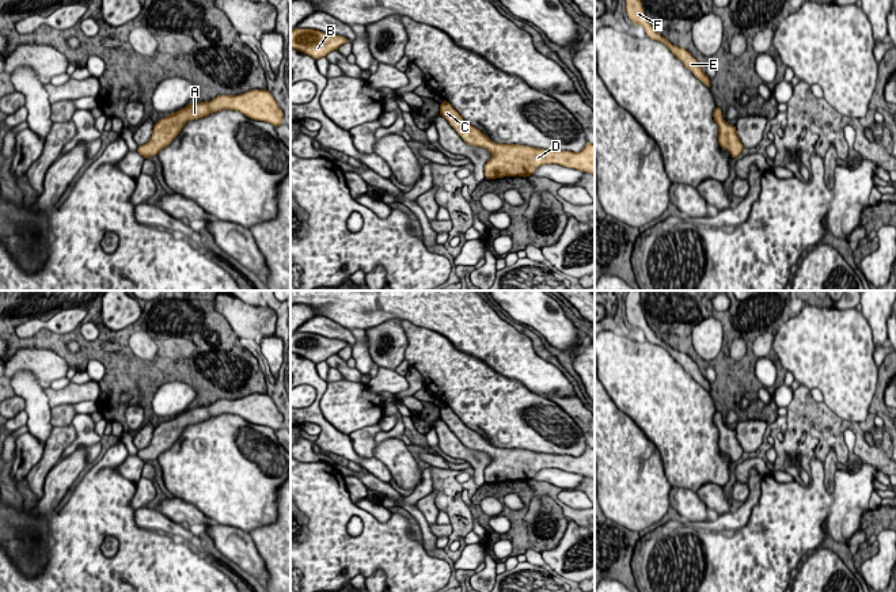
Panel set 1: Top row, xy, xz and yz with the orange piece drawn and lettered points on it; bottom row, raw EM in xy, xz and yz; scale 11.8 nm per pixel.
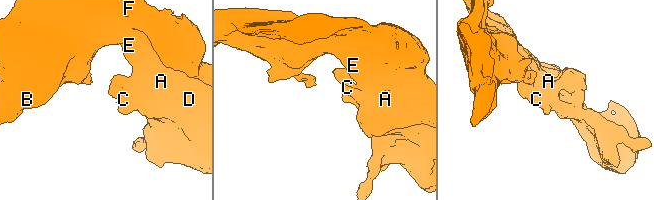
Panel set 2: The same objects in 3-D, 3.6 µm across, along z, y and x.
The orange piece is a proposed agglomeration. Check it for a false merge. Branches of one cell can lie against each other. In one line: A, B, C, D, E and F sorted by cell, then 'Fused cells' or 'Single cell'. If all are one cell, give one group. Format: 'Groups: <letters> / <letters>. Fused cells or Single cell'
Groups: A B C D E F. Single cell

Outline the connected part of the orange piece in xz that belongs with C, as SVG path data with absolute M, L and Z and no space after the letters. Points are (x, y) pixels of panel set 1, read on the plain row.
M447 405L440 409L440 420L449 426L464 447L486 452L491 458L483 473L486 483L516 479L525 482L543 468L559 468L595 478L595 448L586 447L580 456L500 448L491 445L479 433L470 429Z

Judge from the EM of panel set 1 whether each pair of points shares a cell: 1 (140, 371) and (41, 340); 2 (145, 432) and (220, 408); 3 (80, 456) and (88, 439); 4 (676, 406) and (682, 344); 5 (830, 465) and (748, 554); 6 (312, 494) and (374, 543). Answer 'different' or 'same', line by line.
1: same
2: same
3: different
4: different
5: different
6: same

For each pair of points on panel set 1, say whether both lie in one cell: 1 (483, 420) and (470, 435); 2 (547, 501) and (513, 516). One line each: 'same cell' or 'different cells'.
1: different cells
2: same cell

